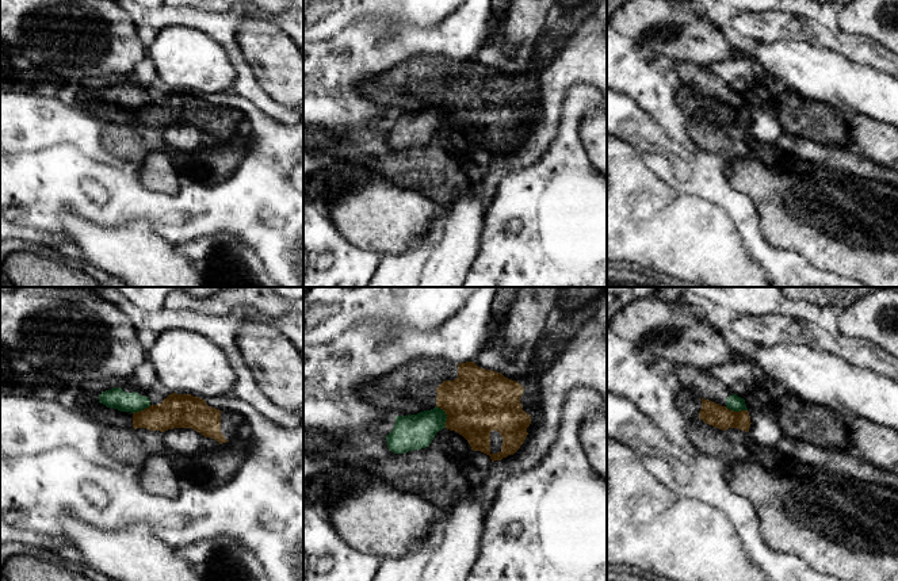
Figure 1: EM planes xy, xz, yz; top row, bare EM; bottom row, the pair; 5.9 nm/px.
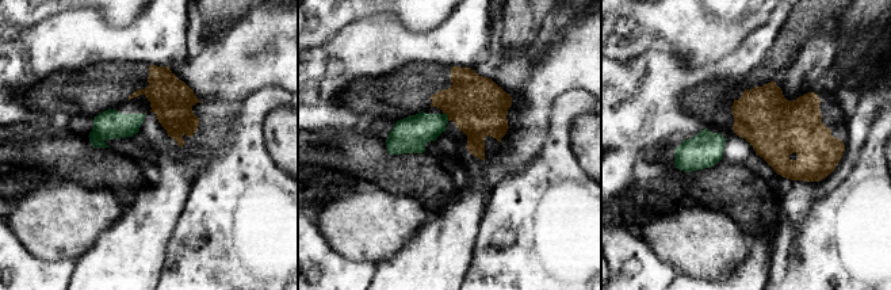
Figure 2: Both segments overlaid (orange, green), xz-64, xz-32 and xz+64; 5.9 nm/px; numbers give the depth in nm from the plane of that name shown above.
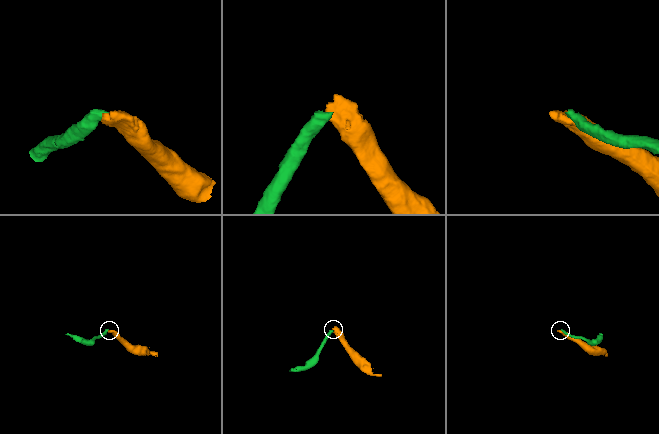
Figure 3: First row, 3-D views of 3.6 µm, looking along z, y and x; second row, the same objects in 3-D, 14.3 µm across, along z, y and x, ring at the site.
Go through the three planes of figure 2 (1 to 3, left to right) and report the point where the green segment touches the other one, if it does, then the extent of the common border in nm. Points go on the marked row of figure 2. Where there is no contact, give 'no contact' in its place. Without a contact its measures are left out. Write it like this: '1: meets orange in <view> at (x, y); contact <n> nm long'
1: no contact
2: meets orange in xz-32 at (447, 114); contact 70 nm long
3: no contact

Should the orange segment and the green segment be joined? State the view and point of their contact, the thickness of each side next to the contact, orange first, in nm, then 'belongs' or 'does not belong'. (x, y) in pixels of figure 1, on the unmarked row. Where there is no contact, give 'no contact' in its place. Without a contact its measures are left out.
xz (447, 113) | 380/220 nm | does not belong

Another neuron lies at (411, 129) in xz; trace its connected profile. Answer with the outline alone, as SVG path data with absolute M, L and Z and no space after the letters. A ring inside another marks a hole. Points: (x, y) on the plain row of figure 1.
M440 104L417 111L397 112L393 127L386 131L387 145L394 150L429 144L435 131L446 125L447 111Z

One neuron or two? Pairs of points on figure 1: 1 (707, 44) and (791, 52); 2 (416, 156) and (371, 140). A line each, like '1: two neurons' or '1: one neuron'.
1: two neurons
2: one neuron

